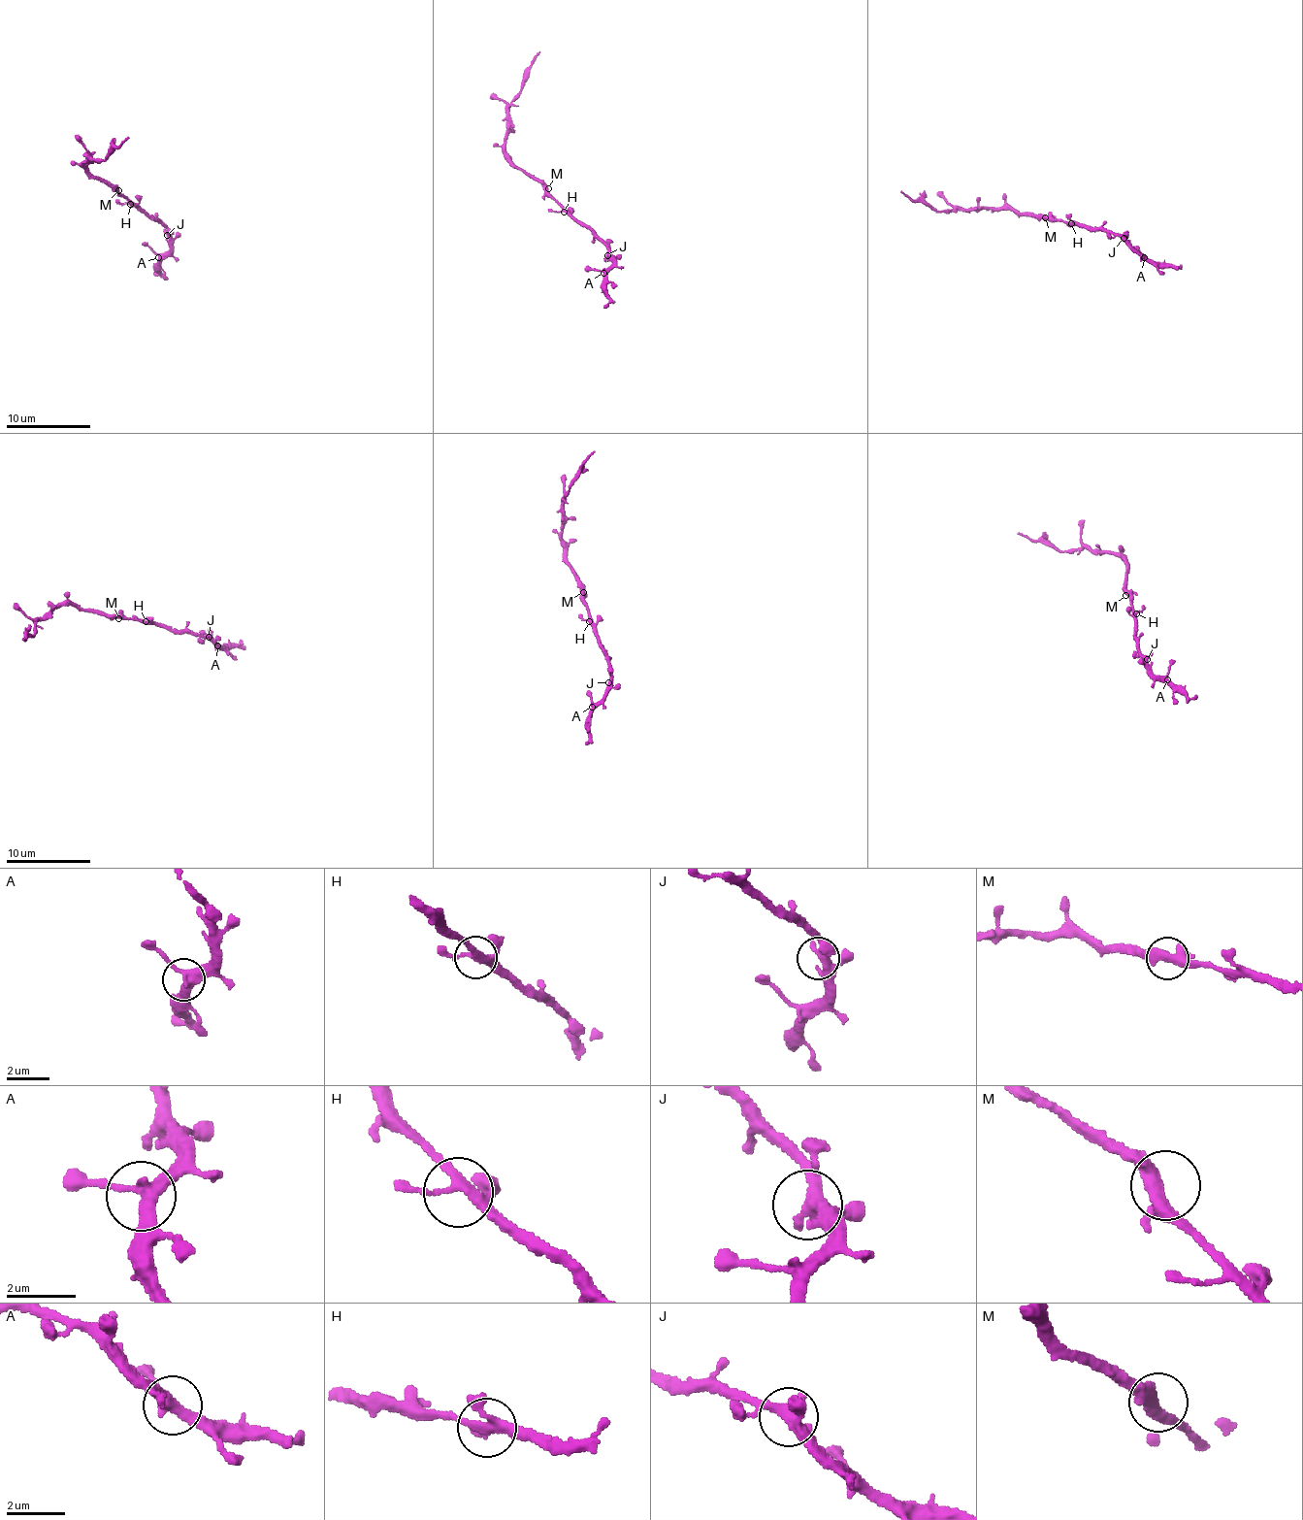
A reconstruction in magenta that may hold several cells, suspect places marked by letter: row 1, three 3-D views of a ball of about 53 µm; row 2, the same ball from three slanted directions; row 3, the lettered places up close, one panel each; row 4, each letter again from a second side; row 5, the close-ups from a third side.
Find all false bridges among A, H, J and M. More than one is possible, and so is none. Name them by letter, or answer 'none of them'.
none of them

